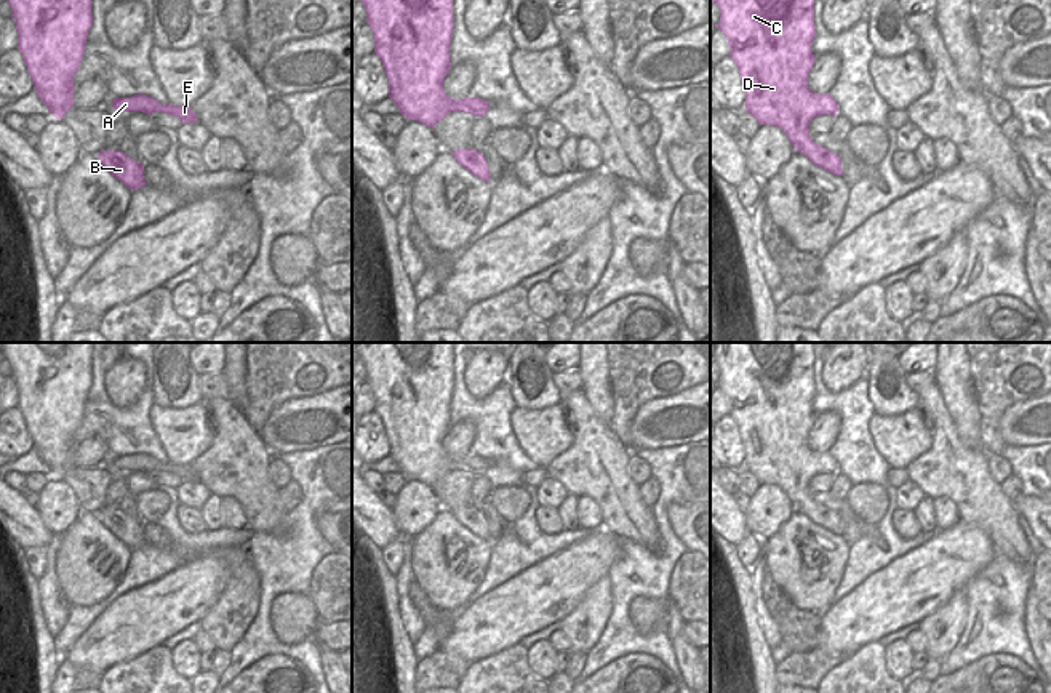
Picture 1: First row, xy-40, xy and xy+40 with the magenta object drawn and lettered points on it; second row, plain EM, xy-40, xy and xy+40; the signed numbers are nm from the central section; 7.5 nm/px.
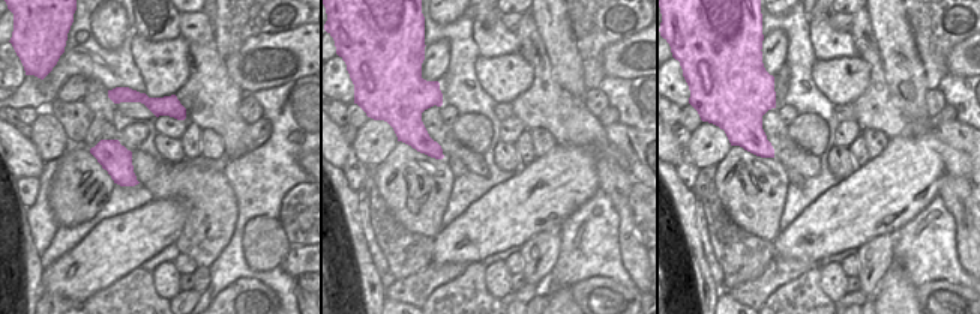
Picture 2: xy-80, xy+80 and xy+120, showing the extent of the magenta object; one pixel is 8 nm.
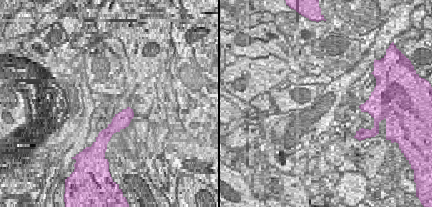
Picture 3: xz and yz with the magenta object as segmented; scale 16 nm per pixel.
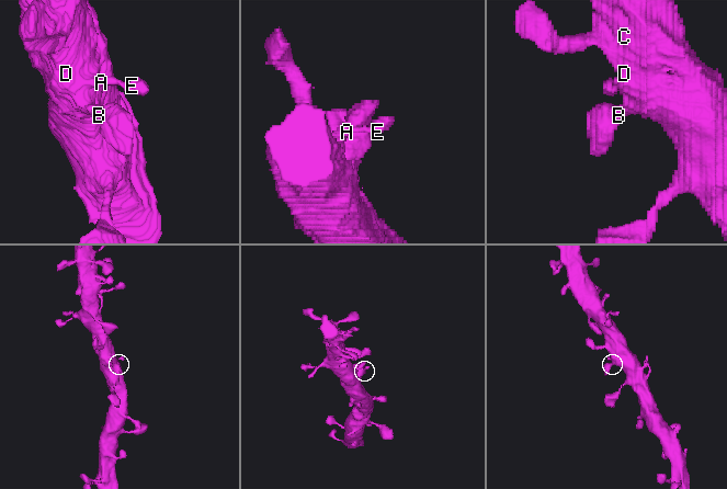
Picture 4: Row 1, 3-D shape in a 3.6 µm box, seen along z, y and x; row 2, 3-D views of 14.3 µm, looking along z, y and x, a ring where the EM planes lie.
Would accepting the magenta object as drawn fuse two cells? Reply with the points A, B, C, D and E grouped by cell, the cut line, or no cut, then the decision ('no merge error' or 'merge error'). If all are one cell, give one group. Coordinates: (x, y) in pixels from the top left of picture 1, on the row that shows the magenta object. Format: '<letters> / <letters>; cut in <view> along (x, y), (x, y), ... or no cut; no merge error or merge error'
A B C D E; no cut; no merge error

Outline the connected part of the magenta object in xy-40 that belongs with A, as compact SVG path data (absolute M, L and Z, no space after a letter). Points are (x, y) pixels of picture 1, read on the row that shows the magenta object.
M134 94L131 98L112 99L112 107L118 112L144 112L147 115L154 112L170 114L178 117L182 123L197 123L197 115L190 106L160 104L157 99L147 94Z

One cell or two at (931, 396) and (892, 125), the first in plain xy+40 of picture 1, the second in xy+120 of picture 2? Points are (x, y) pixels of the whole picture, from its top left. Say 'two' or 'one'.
one

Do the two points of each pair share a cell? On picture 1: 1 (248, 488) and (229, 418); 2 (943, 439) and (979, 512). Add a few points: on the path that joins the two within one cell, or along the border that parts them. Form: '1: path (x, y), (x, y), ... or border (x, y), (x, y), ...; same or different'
1: path (240, 471), (234, 436); same
2: path (947, 456), (947, 464), (976, 495); same

